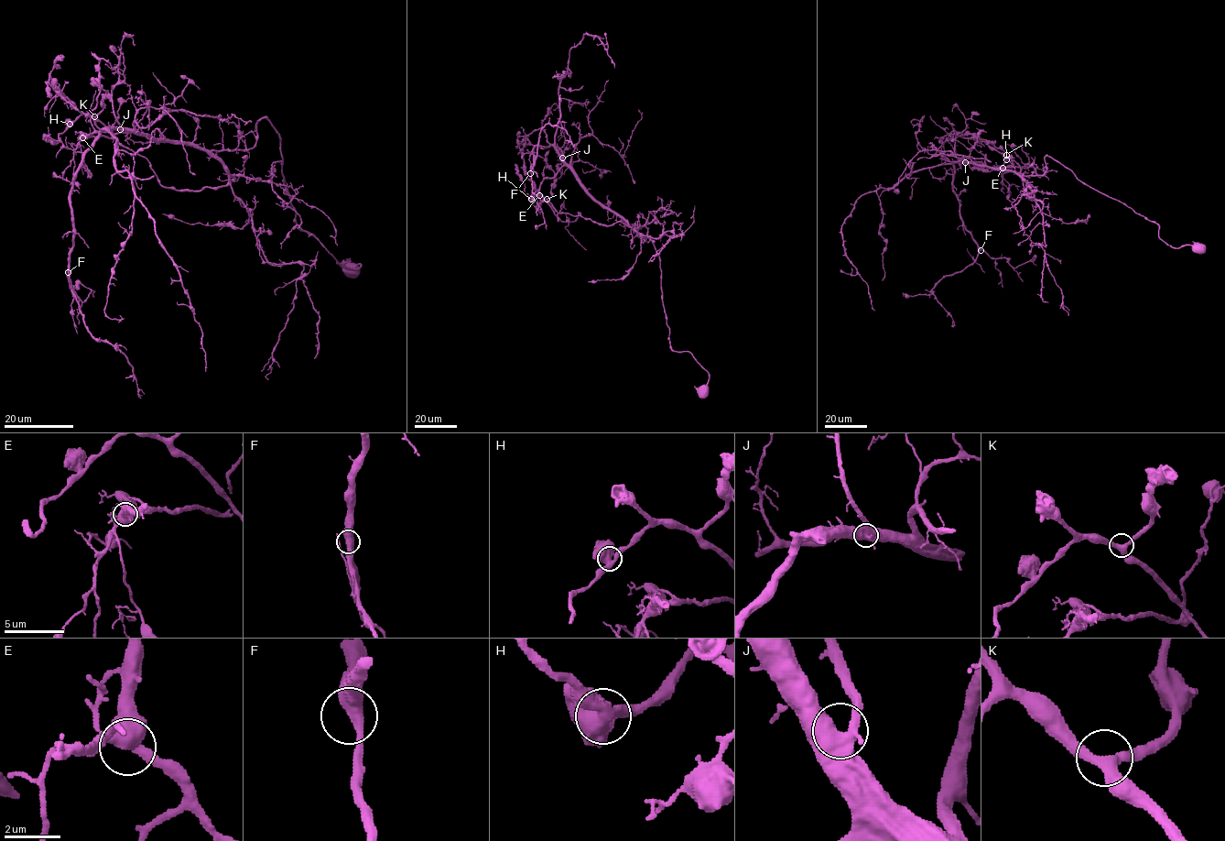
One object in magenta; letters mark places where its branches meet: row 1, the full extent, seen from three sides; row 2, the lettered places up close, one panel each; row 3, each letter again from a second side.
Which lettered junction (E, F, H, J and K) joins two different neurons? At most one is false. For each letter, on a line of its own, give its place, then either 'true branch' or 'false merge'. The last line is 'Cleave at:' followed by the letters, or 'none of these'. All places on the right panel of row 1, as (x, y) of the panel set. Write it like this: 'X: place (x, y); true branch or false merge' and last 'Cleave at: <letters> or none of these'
E: place (1002, 168); true branch
F: place (981, 250); true branch
H: place (1006, 159); true branch
J: place (965, 162); true branch
K: place (1006, 155); true branch
Cleave at: none of these

